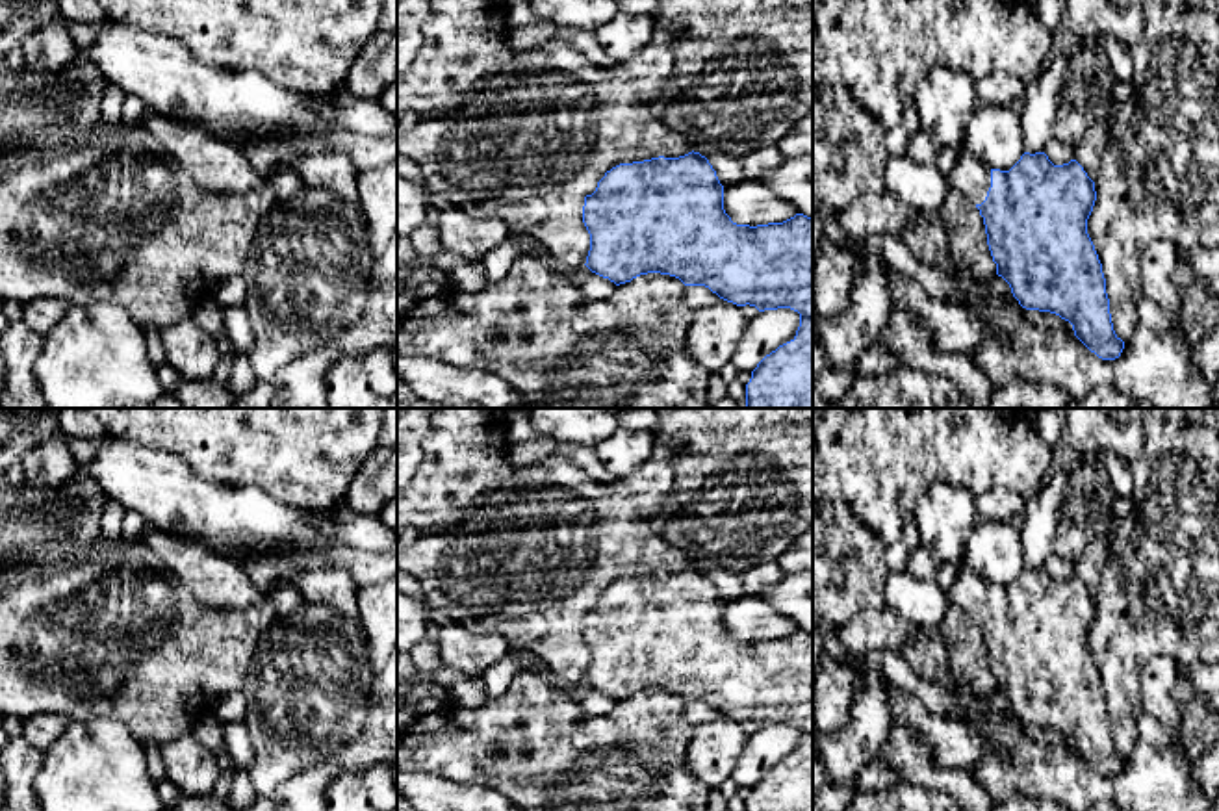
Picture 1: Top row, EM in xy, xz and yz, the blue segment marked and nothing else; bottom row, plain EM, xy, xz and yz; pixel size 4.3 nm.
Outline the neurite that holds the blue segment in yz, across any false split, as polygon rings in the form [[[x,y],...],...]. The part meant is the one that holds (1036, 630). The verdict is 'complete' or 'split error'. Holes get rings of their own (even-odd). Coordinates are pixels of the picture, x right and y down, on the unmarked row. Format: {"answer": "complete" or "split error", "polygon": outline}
{"answer": "split error", "polygon": [[[961,562],[959,577],[950,586],[948,598],[950,603],[963,607],[980,625],[996,690],[1009,700],[1019,720],[1026,726],[1050,727],[1069,737],[1074,752],[1098,774],[1119,774],[1124,757],[1113,746],[1102,679],[1087,650],[1087,635],[1093,627],[1097,607],[1084,583],[1076,575],[1054,581],[1045,568],[1024,568],[1009,586],[989,585]]]}

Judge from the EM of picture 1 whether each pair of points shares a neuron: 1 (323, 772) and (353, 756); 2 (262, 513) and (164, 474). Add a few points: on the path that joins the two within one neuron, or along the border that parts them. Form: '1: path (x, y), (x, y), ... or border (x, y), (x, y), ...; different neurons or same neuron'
1: path (331, 767), (346, 759); same neuron
2: path (238, 513), (203, 513), (188, 498); same neuron

